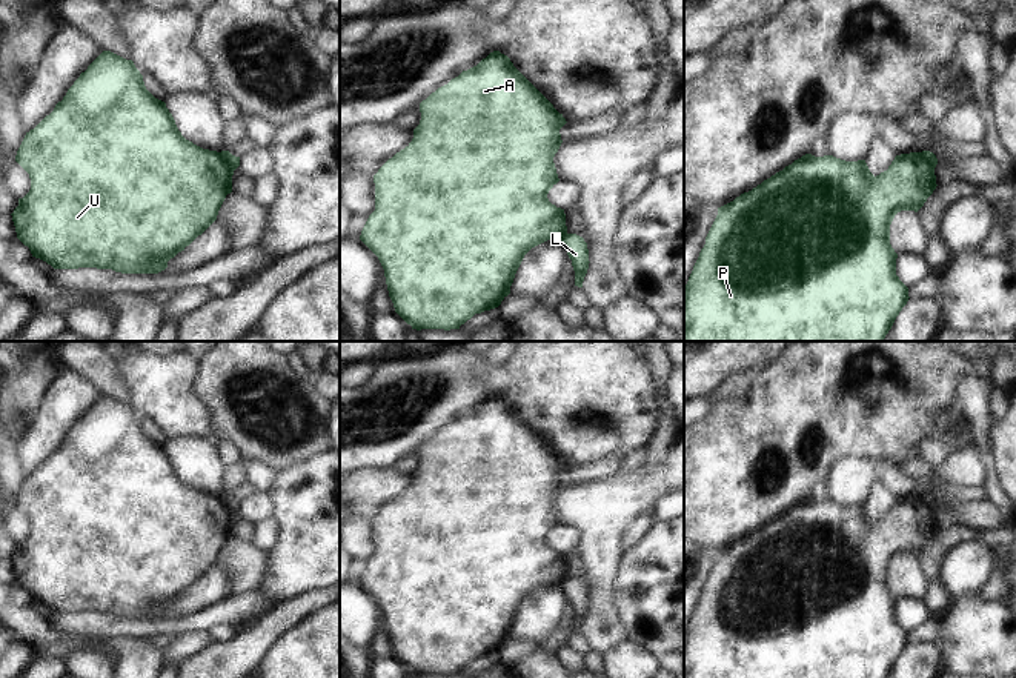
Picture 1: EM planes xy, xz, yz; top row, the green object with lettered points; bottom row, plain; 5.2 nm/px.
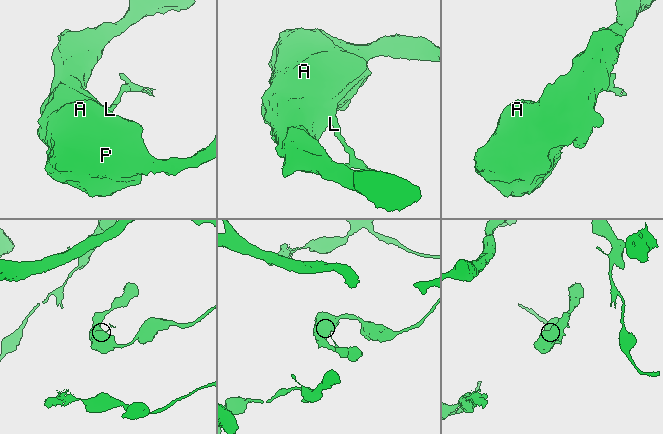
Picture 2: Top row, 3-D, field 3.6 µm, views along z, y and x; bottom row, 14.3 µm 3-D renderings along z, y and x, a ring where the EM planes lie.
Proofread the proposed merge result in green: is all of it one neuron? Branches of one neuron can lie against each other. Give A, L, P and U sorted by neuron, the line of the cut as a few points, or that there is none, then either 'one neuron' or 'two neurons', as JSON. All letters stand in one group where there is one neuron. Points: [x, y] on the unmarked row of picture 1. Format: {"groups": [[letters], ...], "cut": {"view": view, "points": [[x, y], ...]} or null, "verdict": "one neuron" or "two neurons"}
{"groups": [["A", "P", "U"], ["L"]], "cut": {"view": "xy", "points": [[219, 497], [232, 515]]}, "verdict": "two neurons"}

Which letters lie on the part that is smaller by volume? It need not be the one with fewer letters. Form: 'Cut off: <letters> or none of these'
Cut off: L

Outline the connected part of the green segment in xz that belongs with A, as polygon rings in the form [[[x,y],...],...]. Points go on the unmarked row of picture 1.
[[[500,395],[490,397],[476,410],[463,415],[447,429],[438,432],[420,447],[421,464],[413,474],[412,486],[389,503],[374,520],[375,555],[369,560],[360,584],[378,601],[386,621],[389,641],[395,656],[412,673],[460,673],[475,658],[495,653],[510,638],[515,618],[524,600],[547,584],[561,584],[567,578],[564,553],[547,543],[549,535],[559,526],[553,501],[563,484],[559,474],[567,467],[553,449],[513,410],[510,403]]]

